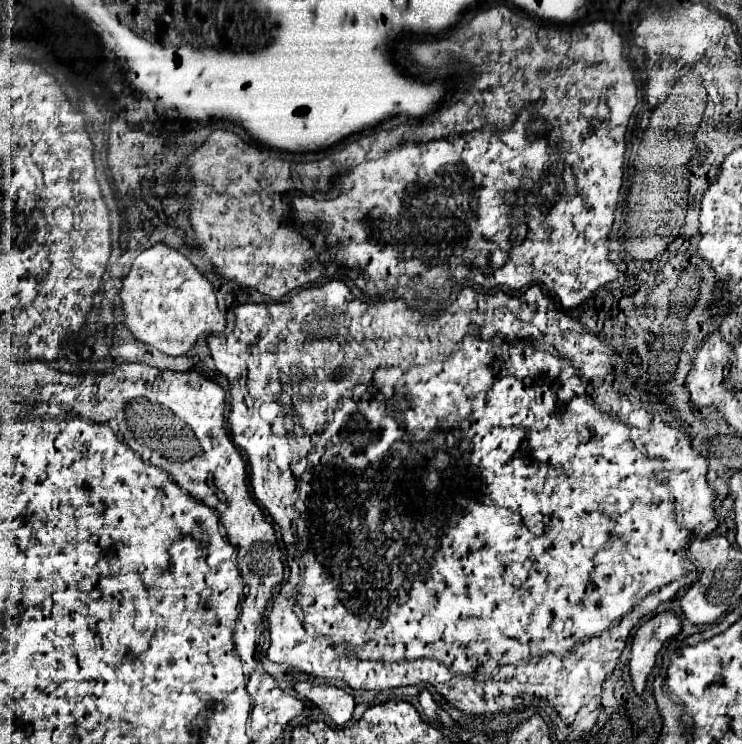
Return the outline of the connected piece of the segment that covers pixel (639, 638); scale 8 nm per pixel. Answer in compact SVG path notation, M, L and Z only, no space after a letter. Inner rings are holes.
M673 610L659 612L651 616L633 636L633 648L631 648L631 678L633 686L639 694L645 692L647 676L651 674L657 652L661 650L663 642L677 636L681 632L681 620Z

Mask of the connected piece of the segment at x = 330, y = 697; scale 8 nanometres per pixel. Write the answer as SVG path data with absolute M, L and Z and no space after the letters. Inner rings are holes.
M299 682L295 684L295 690L303 698L311 700L319 710L323 710L339 726L343 726L353 714L353 708L355 708L353 696L337 686Z

